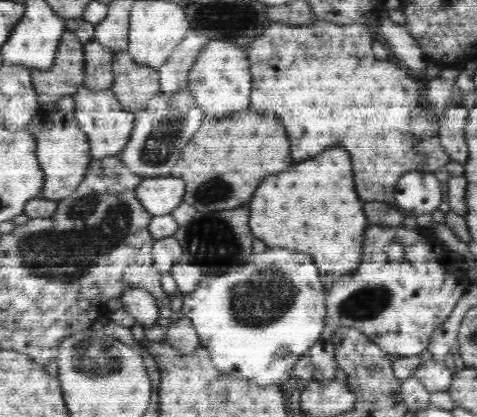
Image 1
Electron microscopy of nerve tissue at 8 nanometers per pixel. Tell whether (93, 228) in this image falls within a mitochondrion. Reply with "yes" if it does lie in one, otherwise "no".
yes

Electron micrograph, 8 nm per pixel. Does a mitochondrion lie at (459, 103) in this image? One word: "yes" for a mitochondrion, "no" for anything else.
no

